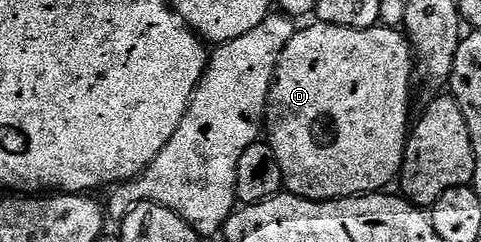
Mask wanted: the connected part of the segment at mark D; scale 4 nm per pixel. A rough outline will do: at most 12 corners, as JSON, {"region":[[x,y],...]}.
{"region":[[296,29],[265,134],[310,202],[398,179],[402,29]]}

